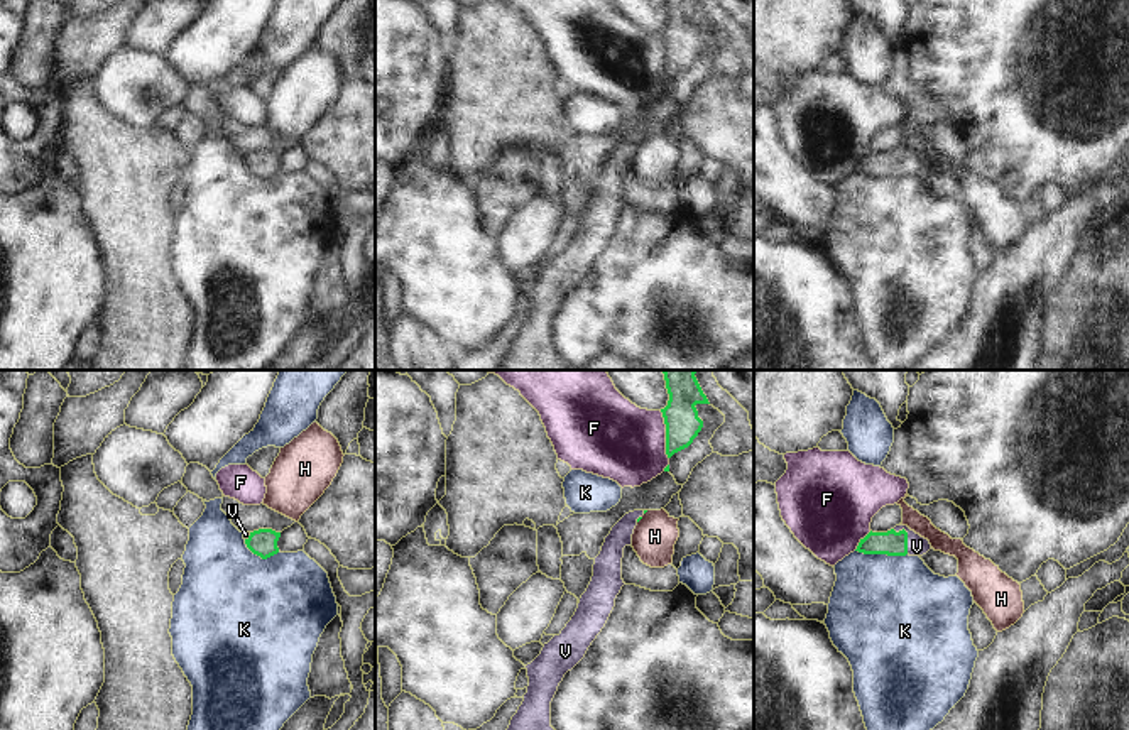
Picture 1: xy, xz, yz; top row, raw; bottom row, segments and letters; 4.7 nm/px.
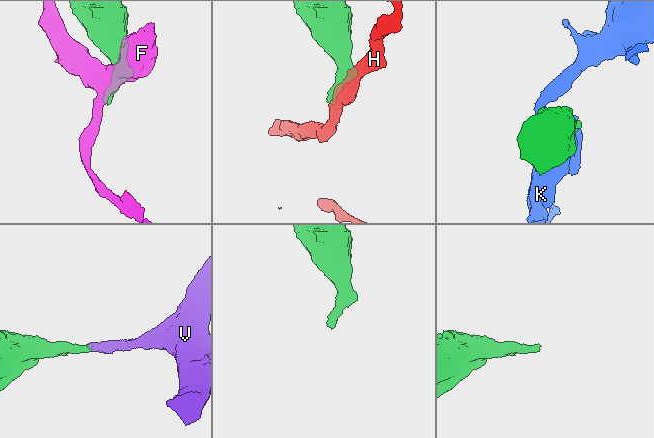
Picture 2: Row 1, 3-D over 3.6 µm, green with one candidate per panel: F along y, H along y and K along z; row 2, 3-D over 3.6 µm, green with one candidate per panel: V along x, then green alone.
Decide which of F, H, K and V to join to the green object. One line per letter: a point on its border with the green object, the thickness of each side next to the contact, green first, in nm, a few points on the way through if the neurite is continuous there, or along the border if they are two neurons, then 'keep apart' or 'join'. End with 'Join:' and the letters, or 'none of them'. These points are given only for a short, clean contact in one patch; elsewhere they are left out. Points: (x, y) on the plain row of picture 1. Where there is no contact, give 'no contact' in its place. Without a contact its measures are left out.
F: meets green in xz at (666, 56); 160 nm thick on the green side, 380 nm on the other; keep apart
H: meets green in xz at (639, 141); 20 nm thick on the green side, 200 nm on the other; border along xz (643, 139), (638, 144); keep apart
K: meets green in yz at (881, 174); 120 nm thick on the green side, 480 nm on the other; border along yz (856, 171), (906, 176); keep apart
V: meets green in yz at (906, 157); 120 nm thick on the green side, 100 nm on the other; runs through yz (891, 164), (906, 157), (916, 168); join
Join: V

